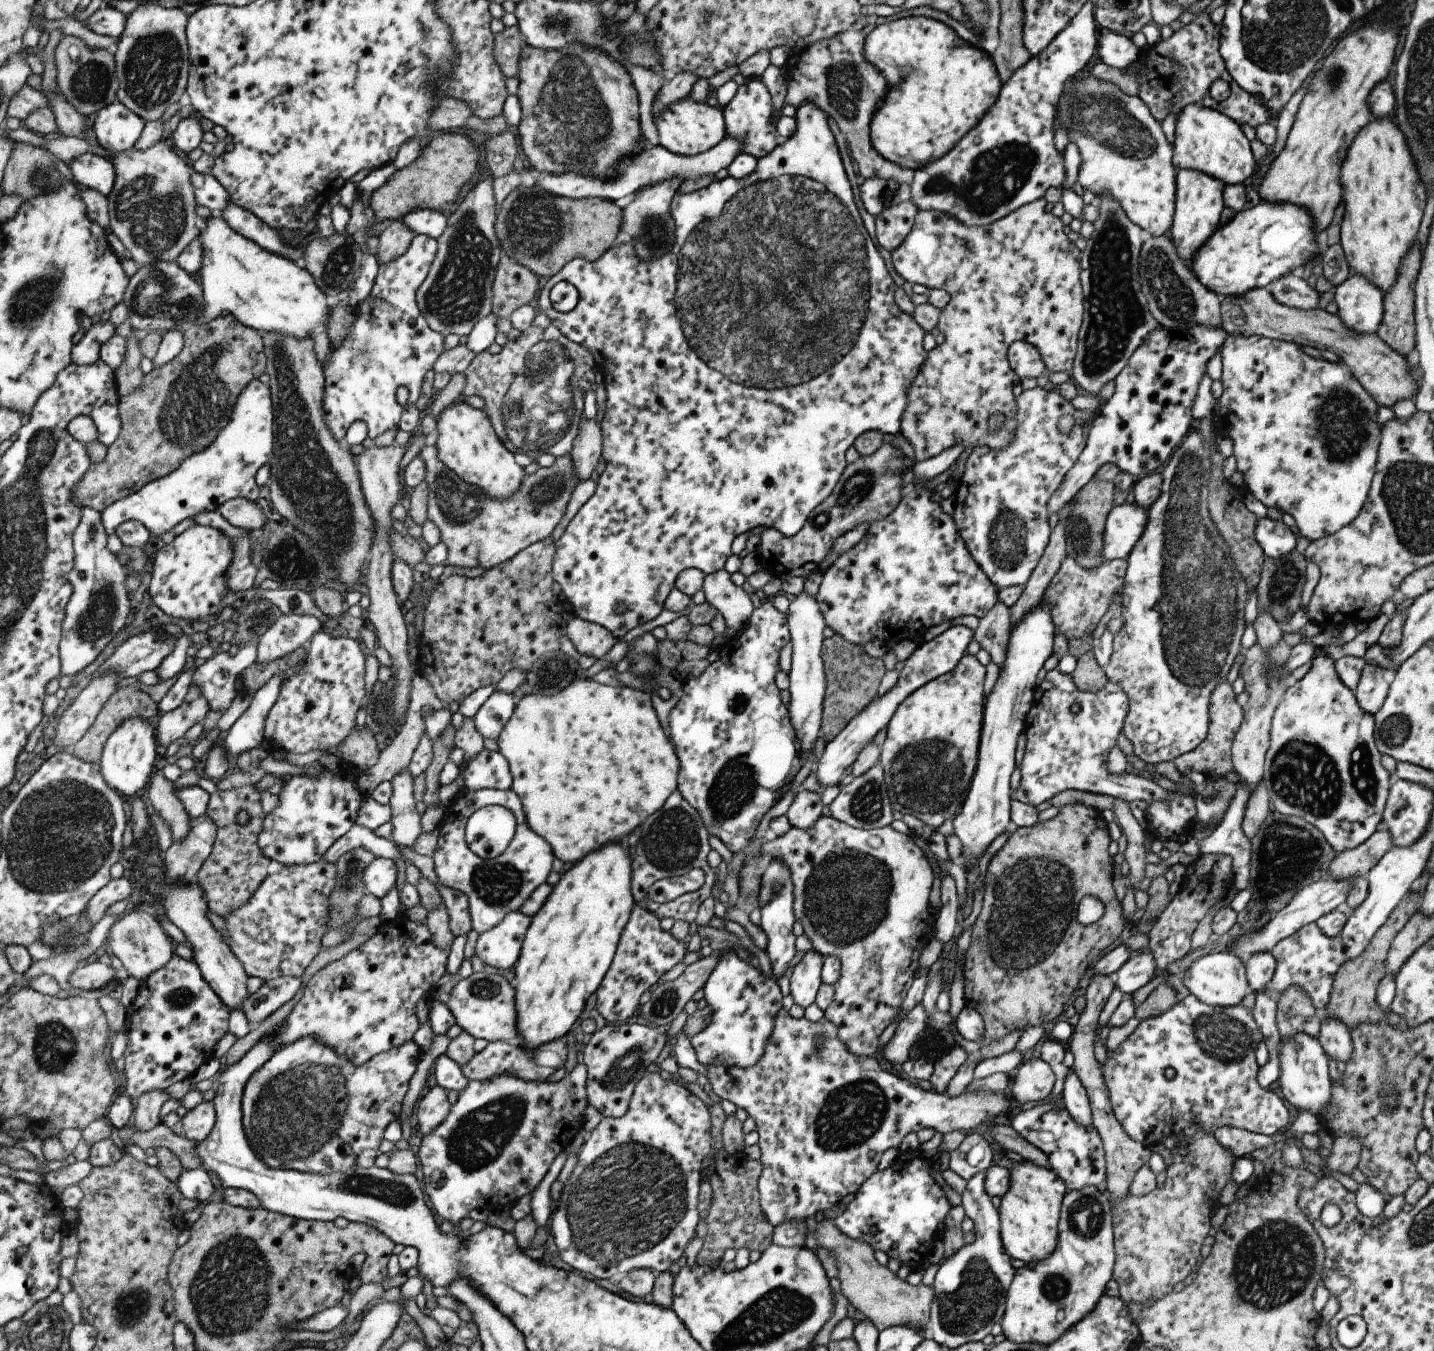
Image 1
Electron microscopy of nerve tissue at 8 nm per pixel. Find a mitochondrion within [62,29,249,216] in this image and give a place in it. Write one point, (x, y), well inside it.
(89, 84)

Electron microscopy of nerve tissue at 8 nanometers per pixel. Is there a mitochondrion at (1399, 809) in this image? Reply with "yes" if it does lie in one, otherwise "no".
yes

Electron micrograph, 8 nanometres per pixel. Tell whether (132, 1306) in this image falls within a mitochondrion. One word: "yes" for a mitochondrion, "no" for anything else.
yes

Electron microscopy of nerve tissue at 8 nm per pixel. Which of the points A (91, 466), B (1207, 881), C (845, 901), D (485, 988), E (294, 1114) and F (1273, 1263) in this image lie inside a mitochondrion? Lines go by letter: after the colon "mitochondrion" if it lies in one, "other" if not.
A: other
B: other
C: mitochondrion
D: mitochondrion
E: mitochondrion
F: mitochondrion

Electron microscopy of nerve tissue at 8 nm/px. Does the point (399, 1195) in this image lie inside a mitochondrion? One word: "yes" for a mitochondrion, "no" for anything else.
yes

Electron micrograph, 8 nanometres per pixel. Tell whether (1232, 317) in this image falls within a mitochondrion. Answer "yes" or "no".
no

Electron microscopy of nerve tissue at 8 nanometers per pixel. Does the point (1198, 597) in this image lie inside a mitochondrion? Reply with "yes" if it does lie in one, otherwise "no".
yes

